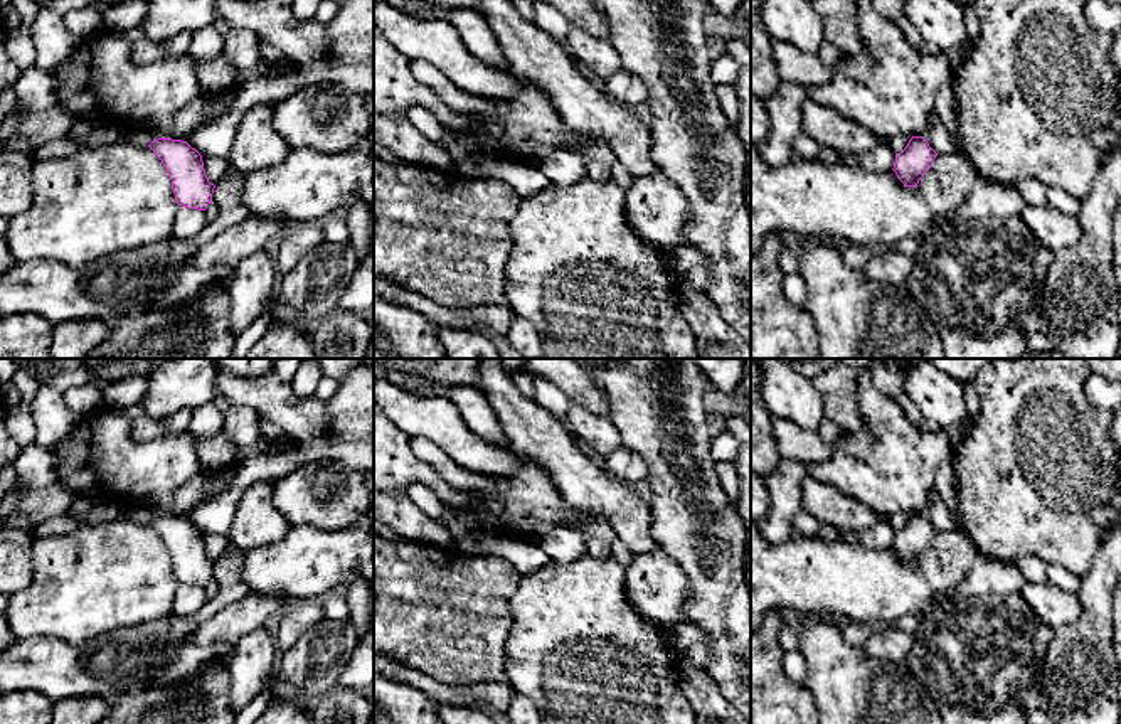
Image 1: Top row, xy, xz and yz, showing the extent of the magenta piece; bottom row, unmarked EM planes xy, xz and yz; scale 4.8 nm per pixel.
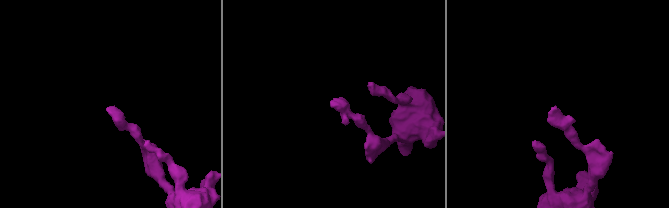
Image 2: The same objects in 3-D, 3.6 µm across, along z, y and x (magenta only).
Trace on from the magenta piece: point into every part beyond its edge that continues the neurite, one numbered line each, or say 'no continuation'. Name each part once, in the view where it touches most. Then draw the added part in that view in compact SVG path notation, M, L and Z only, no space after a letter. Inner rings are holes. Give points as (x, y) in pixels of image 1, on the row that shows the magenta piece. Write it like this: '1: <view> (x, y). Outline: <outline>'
no continuation

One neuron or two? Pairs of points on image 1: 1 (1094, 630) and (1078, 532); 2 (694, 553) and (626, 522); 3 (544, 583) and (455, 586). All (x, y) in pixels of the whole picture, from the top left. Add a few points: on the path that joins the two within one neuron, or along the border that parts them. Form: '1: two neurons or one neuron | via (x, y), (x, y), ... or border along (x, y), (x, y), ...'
1: two neurons | border along (1101, 537), (1101, 544), (1083, 578)
2: two neurons | border along (647, 499), (652, 509), (652, 537), (658, 546)
3: two neurons | border along (522, 574), (510, 598), (512, 623)

